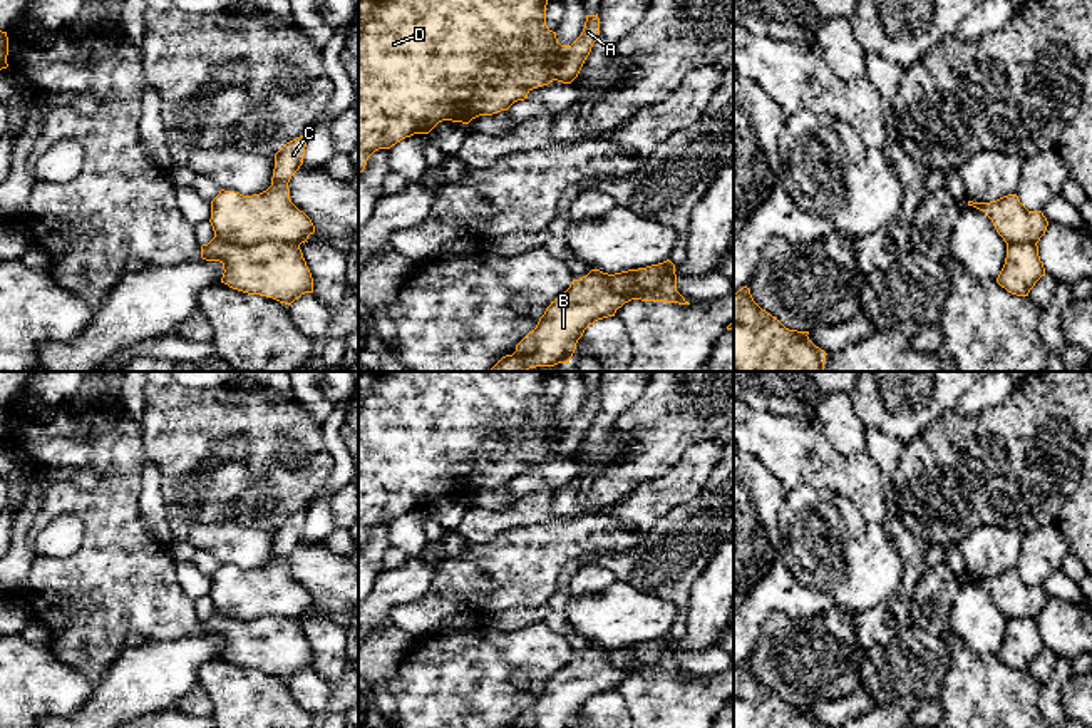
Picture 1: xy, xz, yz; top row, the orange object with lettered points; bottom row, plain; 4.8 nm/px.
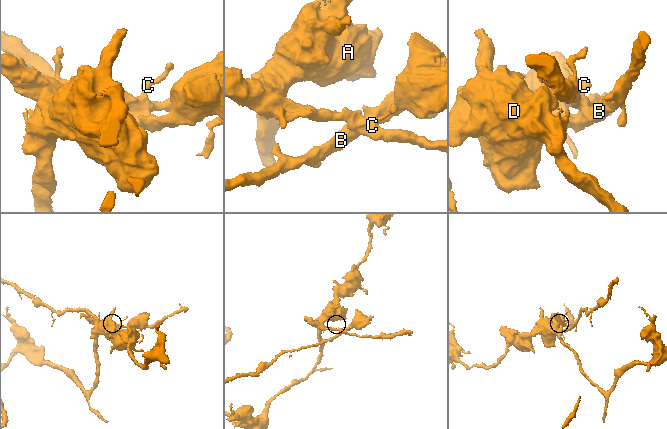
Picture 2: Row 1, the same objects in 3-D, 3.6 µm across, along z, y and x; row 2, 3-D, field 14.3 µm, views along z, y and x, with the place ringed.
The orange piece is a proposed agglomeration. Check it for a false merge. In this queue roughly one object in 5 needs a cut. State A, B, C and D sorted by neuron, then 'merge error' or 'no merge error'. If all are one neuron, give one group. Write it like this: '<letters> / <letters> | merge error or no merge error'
A B D / C | merge error

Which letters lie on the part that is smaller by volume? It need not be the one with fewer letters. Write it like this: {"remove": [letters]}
{"remove": ["C"]}

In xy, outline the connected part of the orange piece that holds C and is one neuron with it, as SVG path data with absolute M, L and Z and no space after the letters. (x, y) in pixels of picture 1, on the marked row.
M306 137L286 142L275 154L271 186L253 196L221 189L211 201L211 226L224 243L253 246L281 241L300 246L315 233L312 219L290 199L288 182L305 157Z

